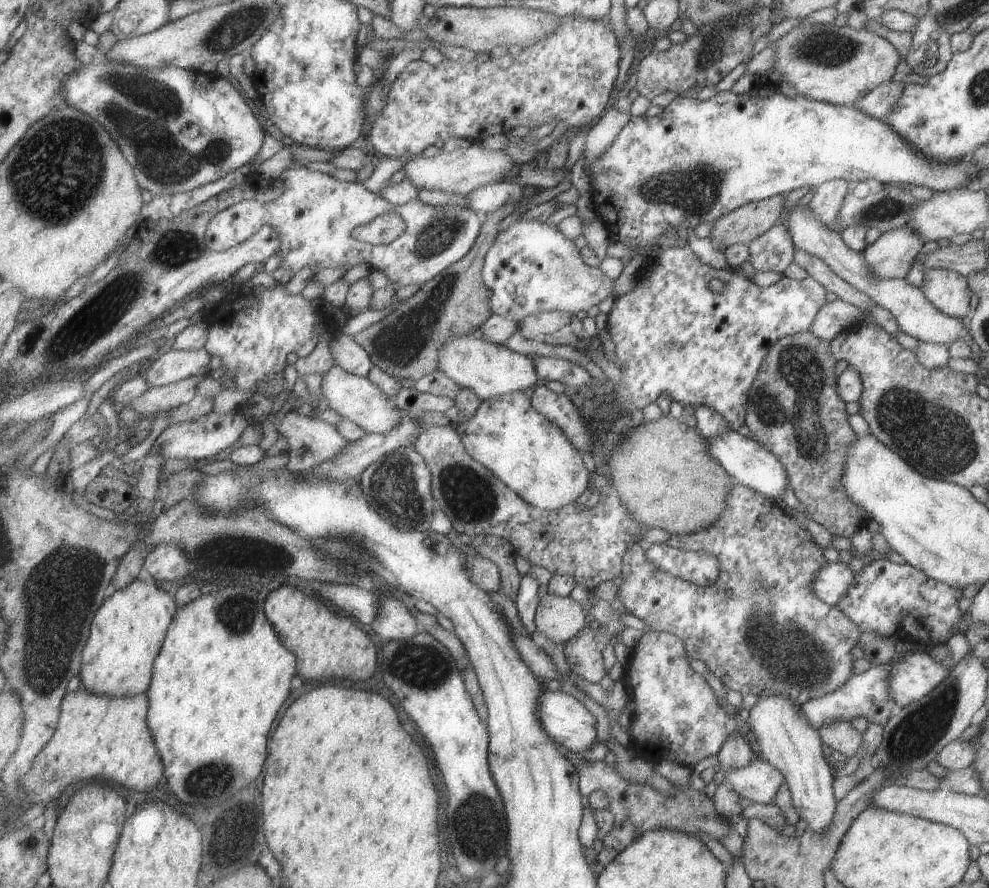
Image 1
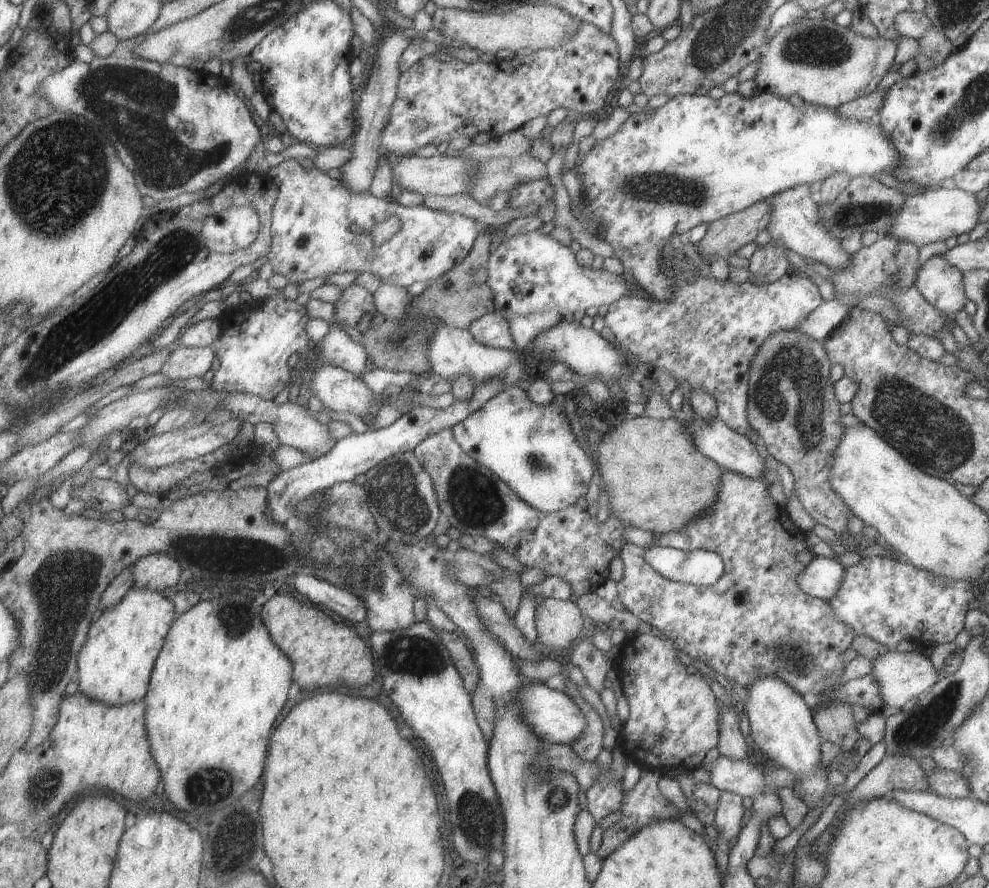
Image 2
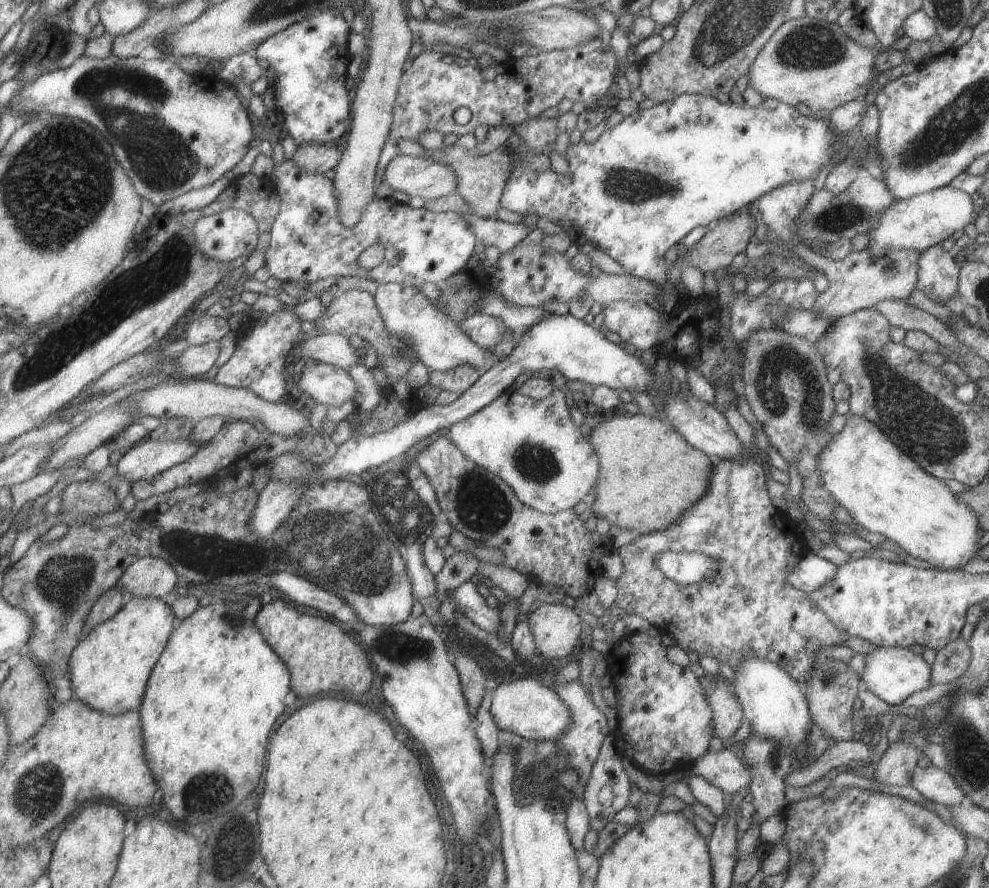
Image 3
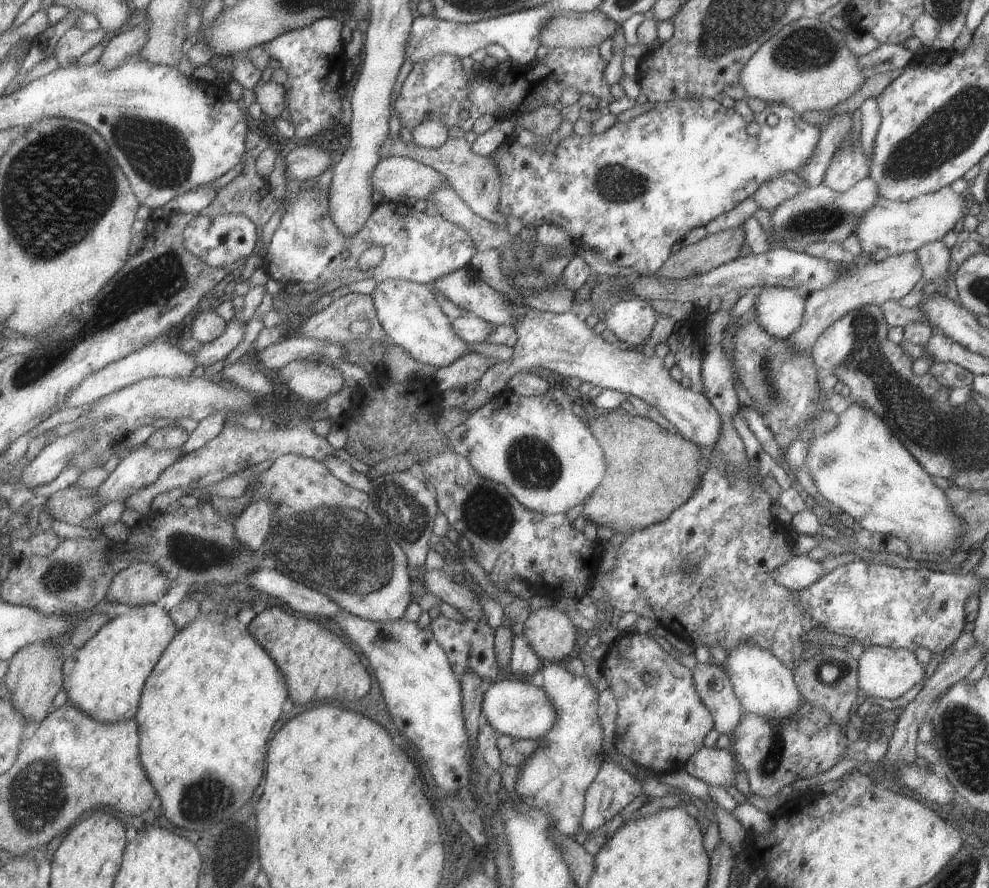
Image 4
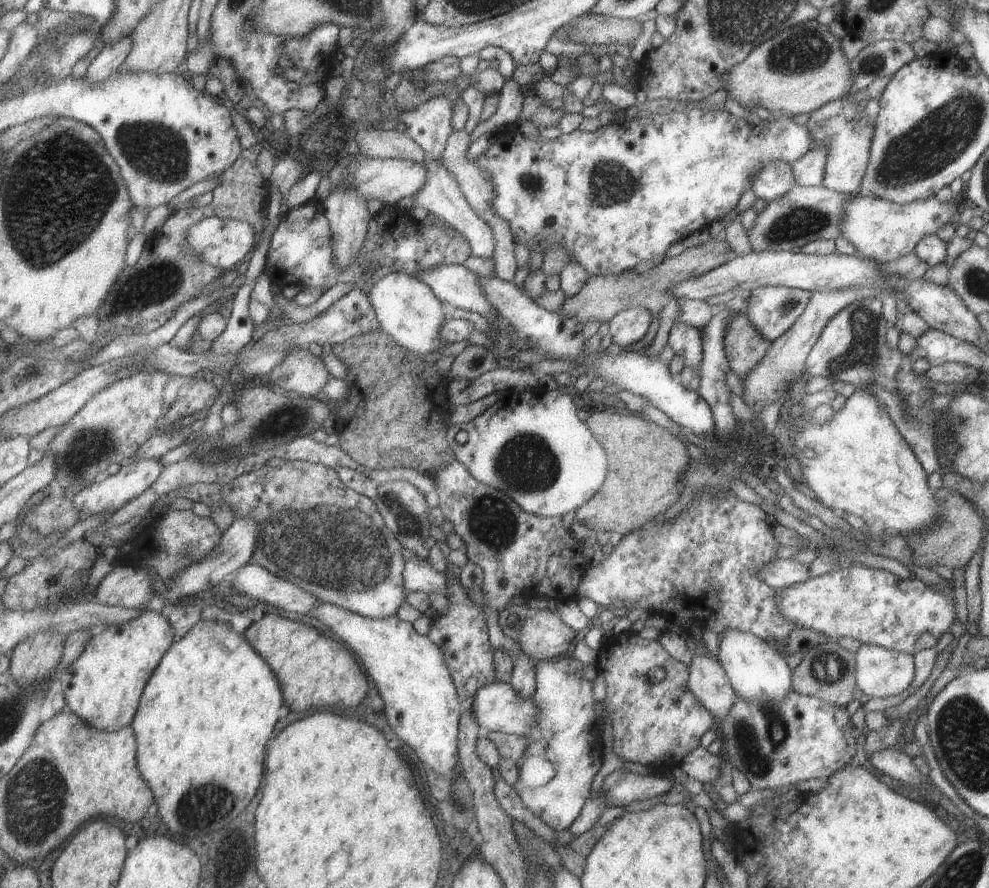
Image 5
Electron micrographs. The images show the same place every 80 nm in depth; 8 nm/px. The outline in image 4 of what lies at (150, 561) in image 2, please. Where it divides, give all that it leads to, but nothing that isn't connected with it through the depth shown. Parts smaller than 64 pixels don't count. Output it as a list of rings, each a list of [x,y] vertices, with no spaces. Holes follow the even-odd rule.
[[[133,563],[113,578],[107,600],[123,607],[159,604],[168,588],[168,578],[153,563]]]

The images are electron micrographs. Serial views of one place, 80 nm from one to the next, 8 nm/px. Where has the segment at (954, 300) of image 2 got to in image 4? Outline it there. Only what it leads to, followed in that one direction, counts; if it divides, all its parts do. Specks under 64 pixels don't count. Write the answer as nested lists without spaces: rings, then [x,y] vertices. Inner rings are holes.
[[[936,240],[923,243],[916,251],[922,268],[925,283],[933,282],[937,287],[946,290],[947,264],[949,264],[949,249],[943,241]]]

